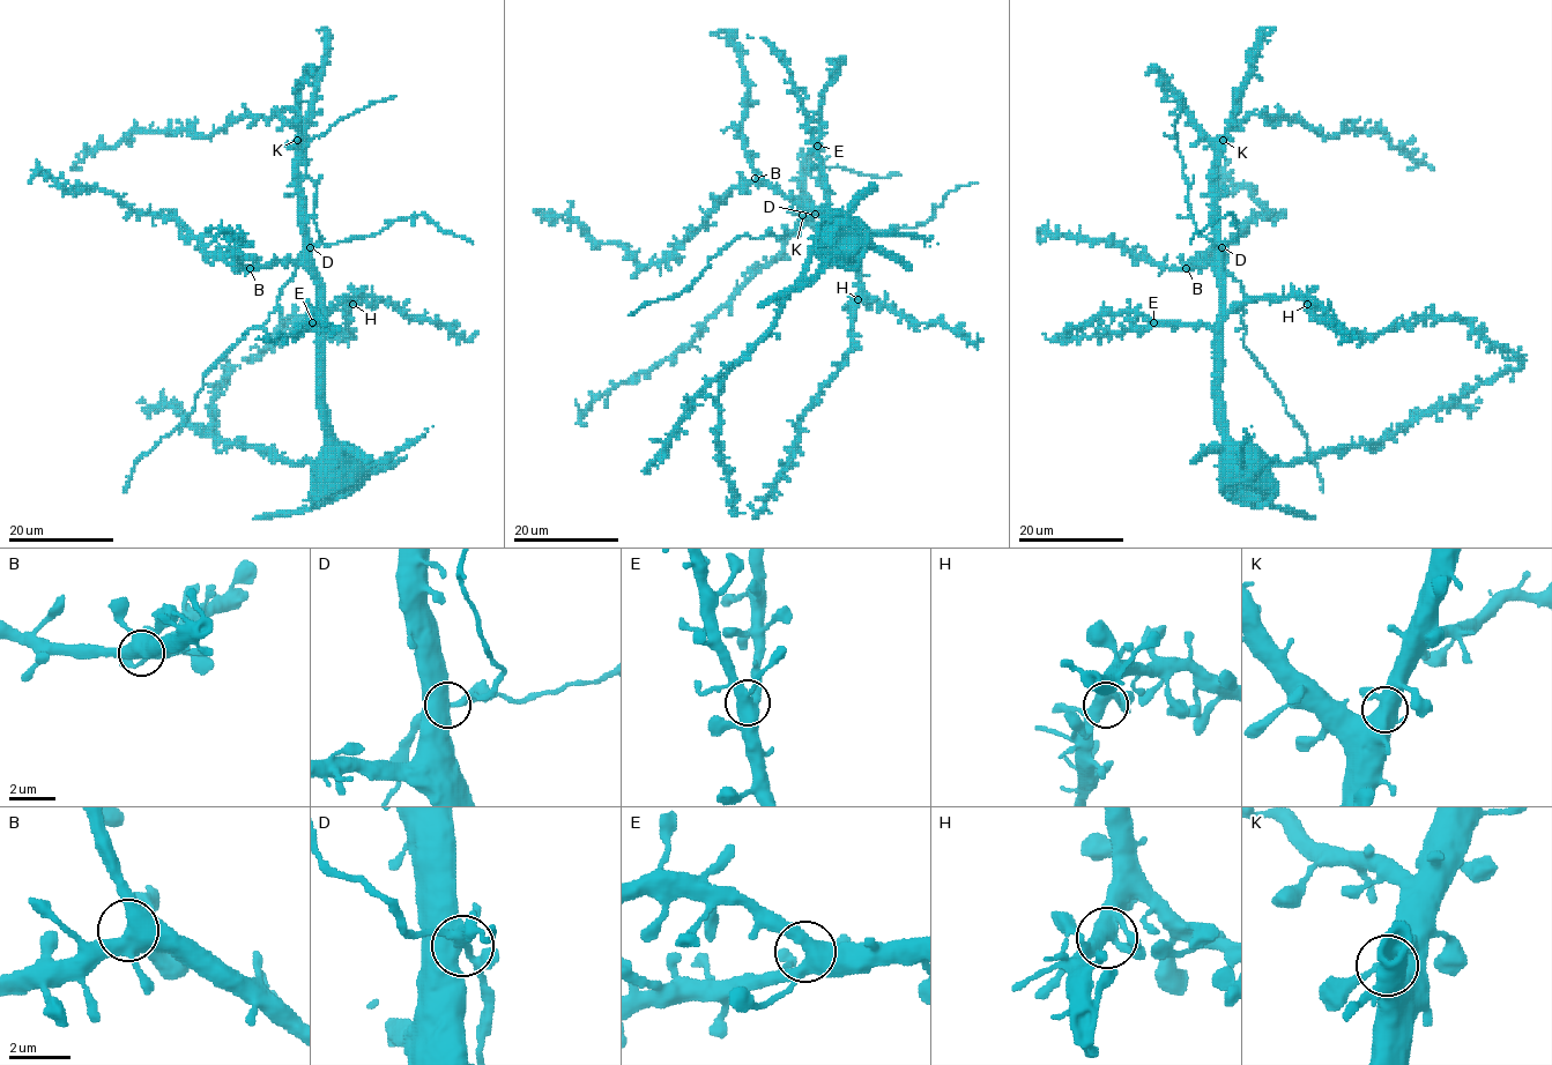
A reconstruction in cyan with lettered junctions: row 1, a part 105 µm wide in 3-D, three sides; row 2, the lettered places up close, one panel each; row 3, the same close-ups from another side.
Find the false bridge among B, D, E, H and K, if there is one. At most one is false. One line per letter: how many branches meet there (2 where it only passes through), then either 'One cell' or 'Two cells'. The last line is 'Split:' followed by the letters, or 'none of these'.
B: Branches: 5. One cell
D: Branches: 5. One cell
E: Branches: 5. One cell
H: Branches: 3. One cell
K: Branches: 4. One cell
Split: none of these

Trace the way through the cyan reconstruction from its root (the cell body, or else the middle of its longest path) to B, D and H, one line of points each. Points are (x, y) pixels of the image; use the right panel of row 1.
B: (1219, 305), (1216, 268), (1210, 261), (1186, 268)
D: (1219, 305), (1222, 247)
H: (1219, 305), (1232, 312), (1244, 302), (1278, 297), (1301, 297), (1307, 304)

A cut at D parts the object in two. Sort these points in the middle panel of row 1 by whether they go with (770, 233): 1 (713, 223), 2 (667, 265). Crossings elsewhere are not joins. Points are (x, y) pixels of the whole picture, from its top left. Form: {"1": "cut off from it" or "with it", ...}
{"1": "cut off from it", "2": "cut off from it"}

